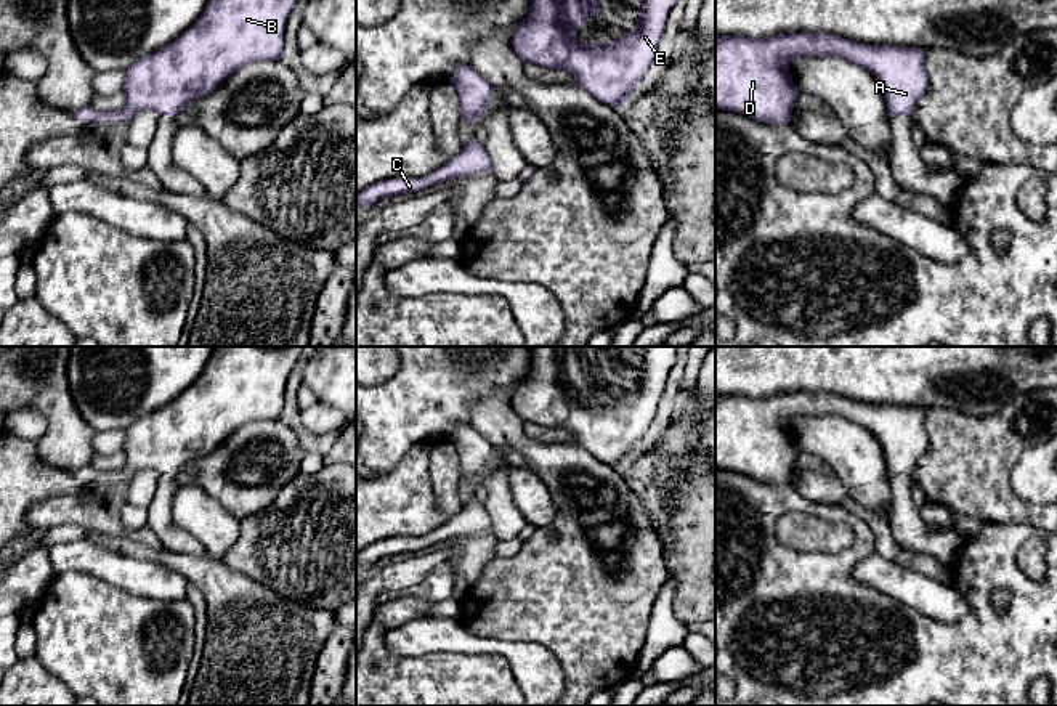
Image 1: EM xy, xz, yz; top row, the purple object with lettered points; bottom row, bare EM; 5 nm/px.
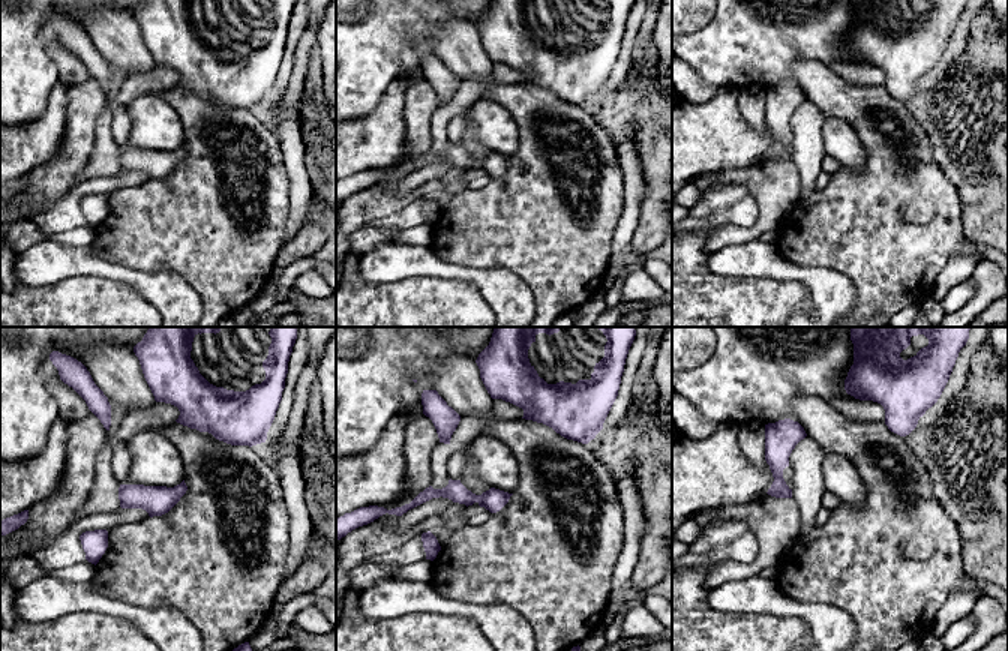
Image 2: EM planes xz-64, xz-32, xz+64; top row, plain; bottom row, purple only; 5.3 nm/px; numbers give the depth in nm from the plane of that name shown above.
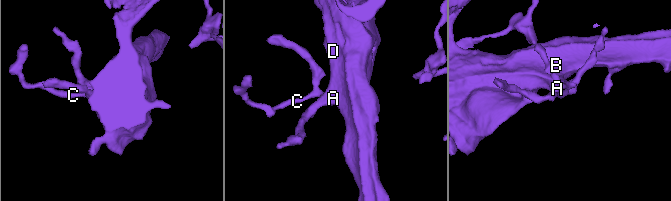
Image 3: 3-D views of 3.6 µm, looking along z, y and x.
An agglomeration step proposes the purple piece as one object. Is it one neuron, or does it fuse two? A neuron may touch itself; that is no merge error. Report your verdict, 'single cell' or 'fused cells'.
single cell

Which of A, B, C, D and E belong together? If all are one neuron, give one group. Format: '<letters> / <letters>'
A B C D E

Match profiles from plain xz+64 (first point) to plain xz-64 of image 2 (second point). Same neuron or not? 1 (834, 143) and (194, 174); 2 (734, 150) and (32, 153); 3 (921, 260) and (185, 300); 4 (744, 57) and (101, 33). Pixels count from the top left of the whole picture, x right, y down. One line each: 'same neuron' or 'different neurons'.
1: different neurons
2: same neuron
3: different neurons
4: different neurons

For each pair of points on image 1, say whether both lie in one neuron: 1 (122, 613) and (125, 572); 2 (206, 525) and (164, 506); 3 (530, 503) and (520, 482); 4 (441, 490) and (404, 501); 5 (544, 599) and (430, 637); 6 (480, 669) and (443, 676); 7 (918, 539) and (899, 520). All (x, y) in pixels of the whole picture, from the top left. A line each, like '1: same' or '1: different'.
1: different
2: different
3: same
4: different
5: different
6: same
7: same

